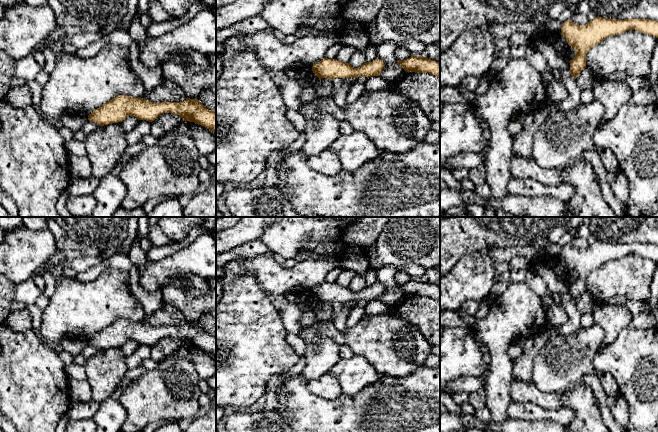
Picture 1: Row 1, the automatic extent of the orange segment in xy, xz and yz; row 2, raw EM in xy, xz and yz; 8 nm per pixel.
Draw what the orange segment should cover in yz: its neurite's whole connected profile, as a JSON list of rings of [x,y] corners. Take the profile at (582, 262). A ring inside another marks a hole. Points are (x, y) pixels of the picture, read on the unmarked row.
[[[597,240],[585,249],[577,249],[570,243],[562,248],[562,260],[575,273],[575,282],[570,284],[570,298],[576,303],[586,292],[588,275],[607,261],[629,254],[640,255],[658,262],[658,245],[652,243],[608,243]]]

